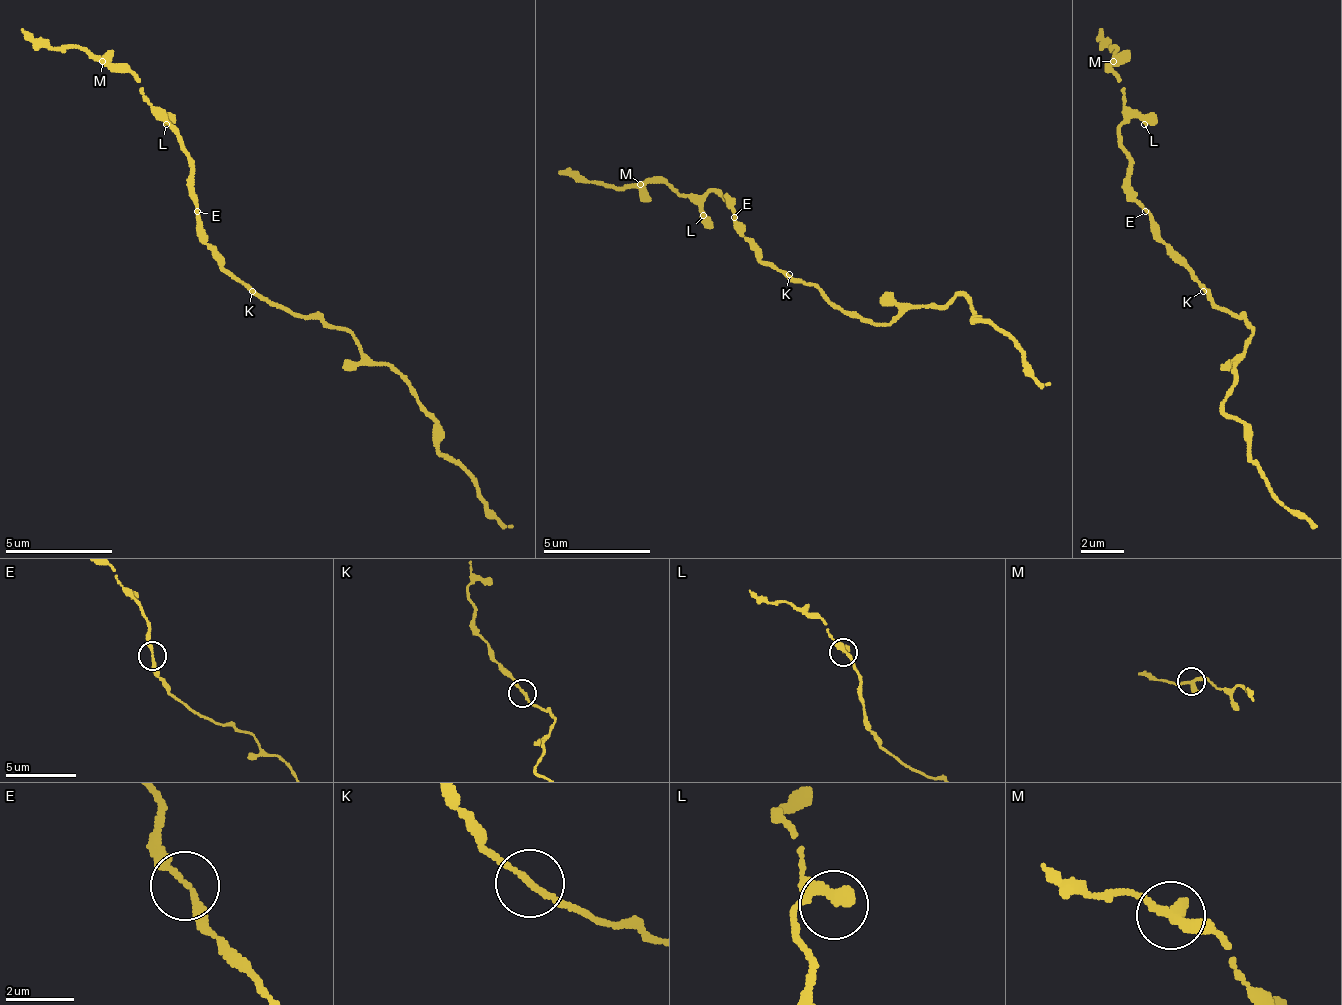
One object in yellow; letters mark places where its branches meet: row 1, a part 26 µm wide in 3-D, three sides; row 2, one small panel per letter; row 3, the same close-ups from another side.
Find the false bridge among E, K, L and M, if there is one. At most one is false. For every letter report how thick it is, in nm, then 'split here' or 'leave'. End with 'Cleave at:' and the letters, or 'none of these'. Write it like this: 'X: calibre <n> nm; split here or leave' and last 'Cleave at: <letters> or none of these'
E: calibre 180 nm; leave
K: calibre 160 nm; leave
L: calibre 360 nm; leave
M: calibre 360 nm; leave
Cleave at: none of these

